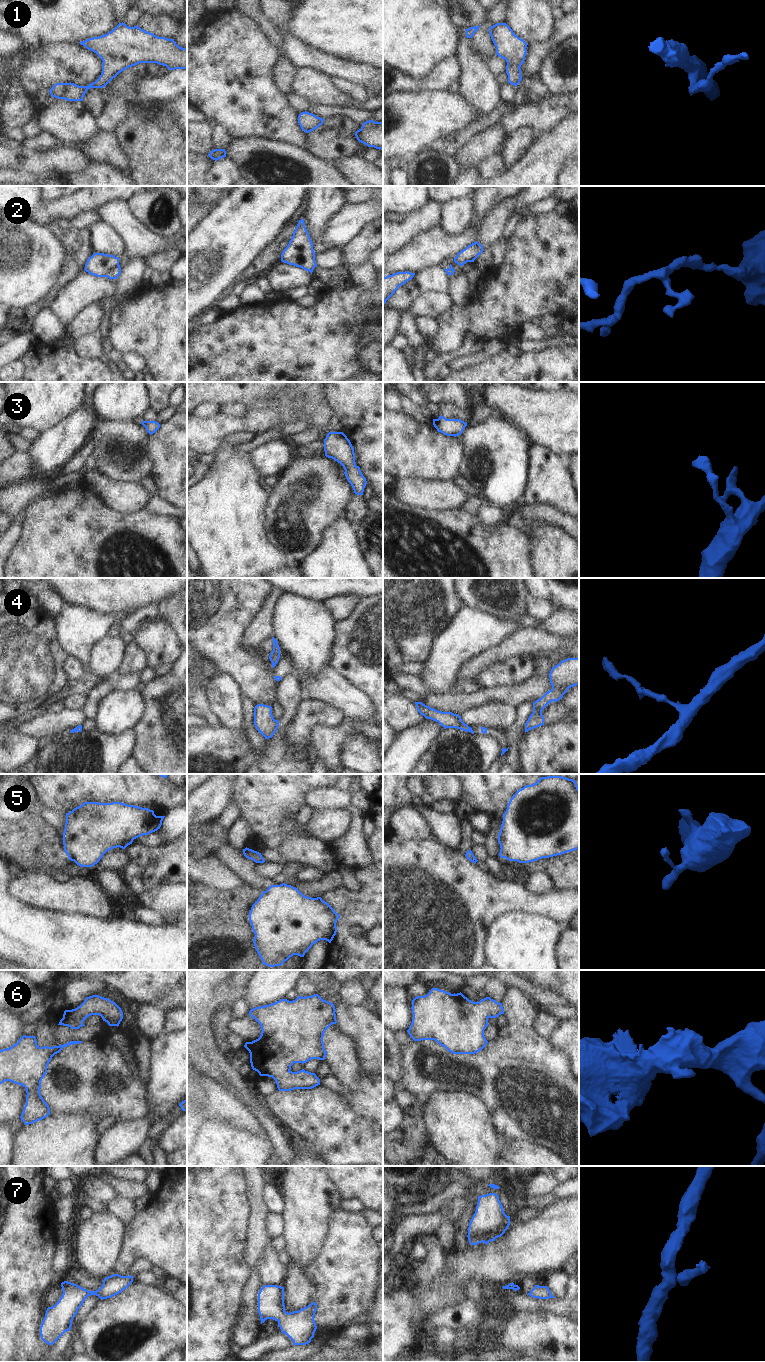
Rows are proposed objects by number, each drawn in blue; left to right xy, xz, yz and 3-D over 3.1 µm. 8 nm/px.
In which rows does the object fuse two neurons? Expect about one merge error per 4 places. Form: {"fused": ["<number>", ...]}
{"fused": ["2"]}

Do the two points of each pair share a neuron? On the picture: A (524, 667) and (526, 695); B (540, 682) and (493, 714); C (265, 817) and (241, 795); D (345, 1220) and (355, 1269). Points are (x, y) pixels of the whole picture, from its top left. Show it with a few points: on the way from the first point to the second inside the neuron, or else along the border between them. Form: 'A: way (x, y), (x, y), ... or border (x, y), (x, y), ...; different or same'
A: border (534, 672), (526, 680), (518, 684), (502, 686); different
B: border (484, 704), (487, 702), (507, 702), (517, 706); different
C: way (259, 811), (247, 799); same
D: way (349, 1232), (351, 1234), (351, 1257); same

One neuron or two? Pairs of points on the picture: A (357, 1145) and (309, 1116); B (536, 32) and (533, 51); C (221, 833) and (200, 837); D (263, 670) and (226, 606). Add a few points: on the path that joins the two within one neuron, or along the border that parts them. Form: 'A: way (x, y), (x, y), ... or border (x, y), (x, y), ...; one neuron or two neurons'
A: way (345, 1136), (325, 1116), (321, 1116); one neuron
B: border (554, 30), (546, 40), (530, 42), (528, 44); two neurons
C: way (216, 836), (205, 837); one neuron
D: way (245, 659), (226, 640), (226, 624); one neuron

